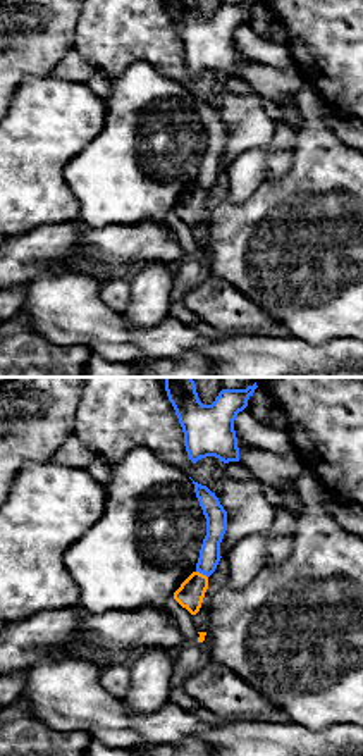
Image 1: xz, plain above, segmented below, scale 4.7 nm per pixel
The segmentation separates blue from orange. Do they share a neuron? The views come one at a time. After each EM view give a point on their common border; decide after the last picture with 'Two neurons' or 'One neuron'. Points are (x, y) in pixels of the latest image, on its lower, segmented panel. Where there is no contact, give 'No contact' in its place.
Touches blue at (202, 572)

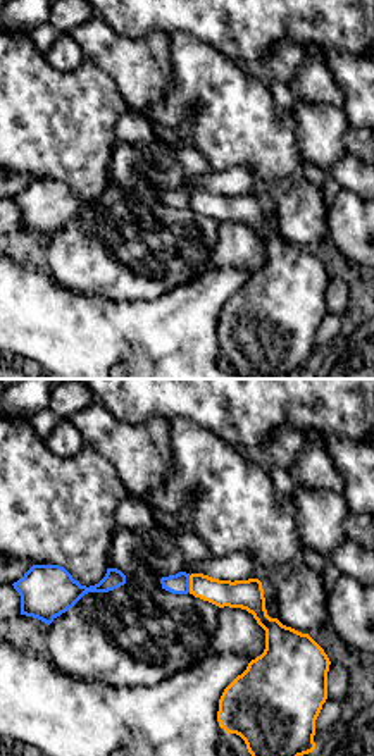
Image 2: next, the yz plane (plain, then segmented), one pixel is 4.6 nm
Touches blue at (188, 584)

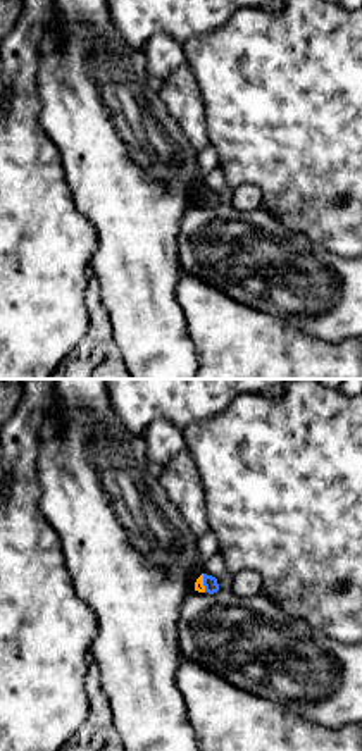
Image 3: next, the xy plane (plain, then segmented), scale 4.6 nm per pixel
Touches blue at (204, 583)

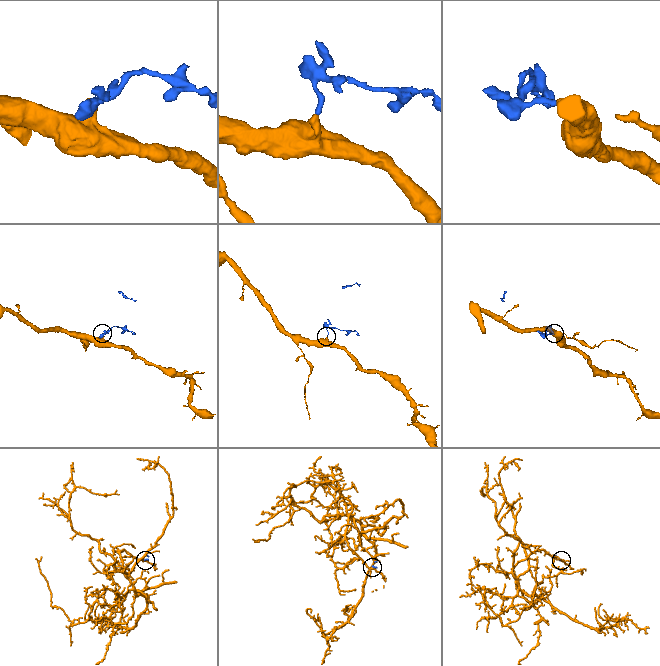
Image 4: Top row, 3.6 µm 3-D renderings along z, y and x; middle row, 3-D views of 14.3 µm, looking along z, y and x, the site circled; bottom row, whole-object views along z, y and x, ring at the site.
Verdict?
Two neurons

